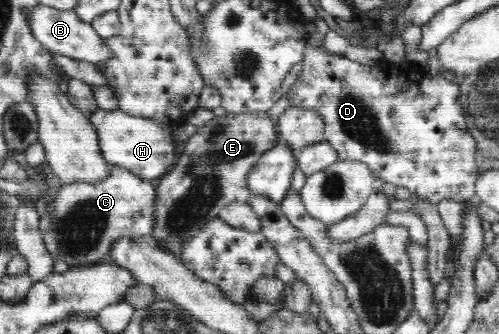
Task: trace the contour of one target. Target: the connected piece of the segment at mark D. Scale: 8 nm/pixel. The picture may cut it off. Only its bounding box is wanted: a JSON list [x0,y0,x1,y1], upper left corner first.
[289,43,478,205]

